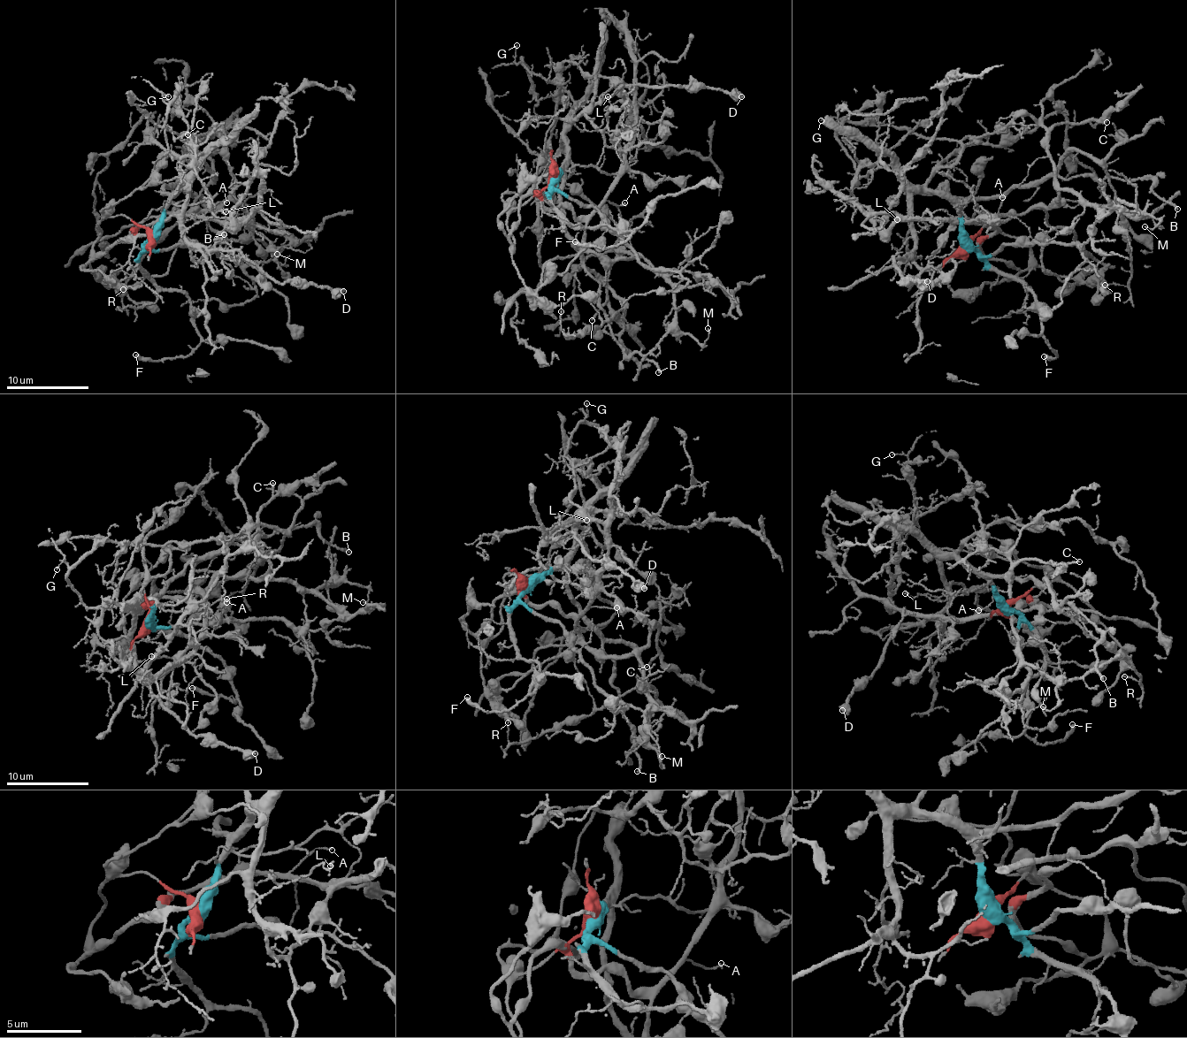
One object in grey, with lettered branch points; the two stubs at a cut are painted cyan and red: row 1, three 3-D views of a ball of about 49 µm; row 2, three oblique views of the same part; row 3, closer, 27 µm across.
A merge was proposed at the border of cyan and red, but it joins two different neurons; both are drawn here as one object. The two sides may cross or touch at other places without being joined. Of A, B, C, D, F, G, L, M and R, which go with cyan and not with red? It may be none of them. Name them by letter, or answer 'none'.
B, D, F, G, L, R

